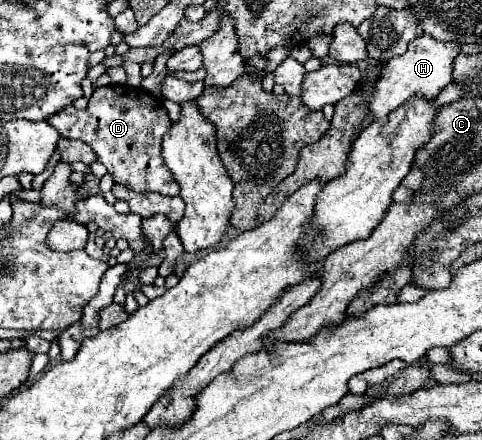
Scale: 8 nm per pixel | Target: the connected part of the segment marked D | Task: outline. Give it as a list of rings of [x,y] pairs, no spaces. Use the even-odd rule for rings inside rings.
[[[120,84],[102,86],[94,90],[84,110],[66,106],[58,114],[52,114],[48,122],[60,132],[60,136],[86,142],[118,184],[130,186],[136,192],[178,196],[178,182],[162,160],[162,136],[170,130],[170,118],[162,100],[146,90]]]

